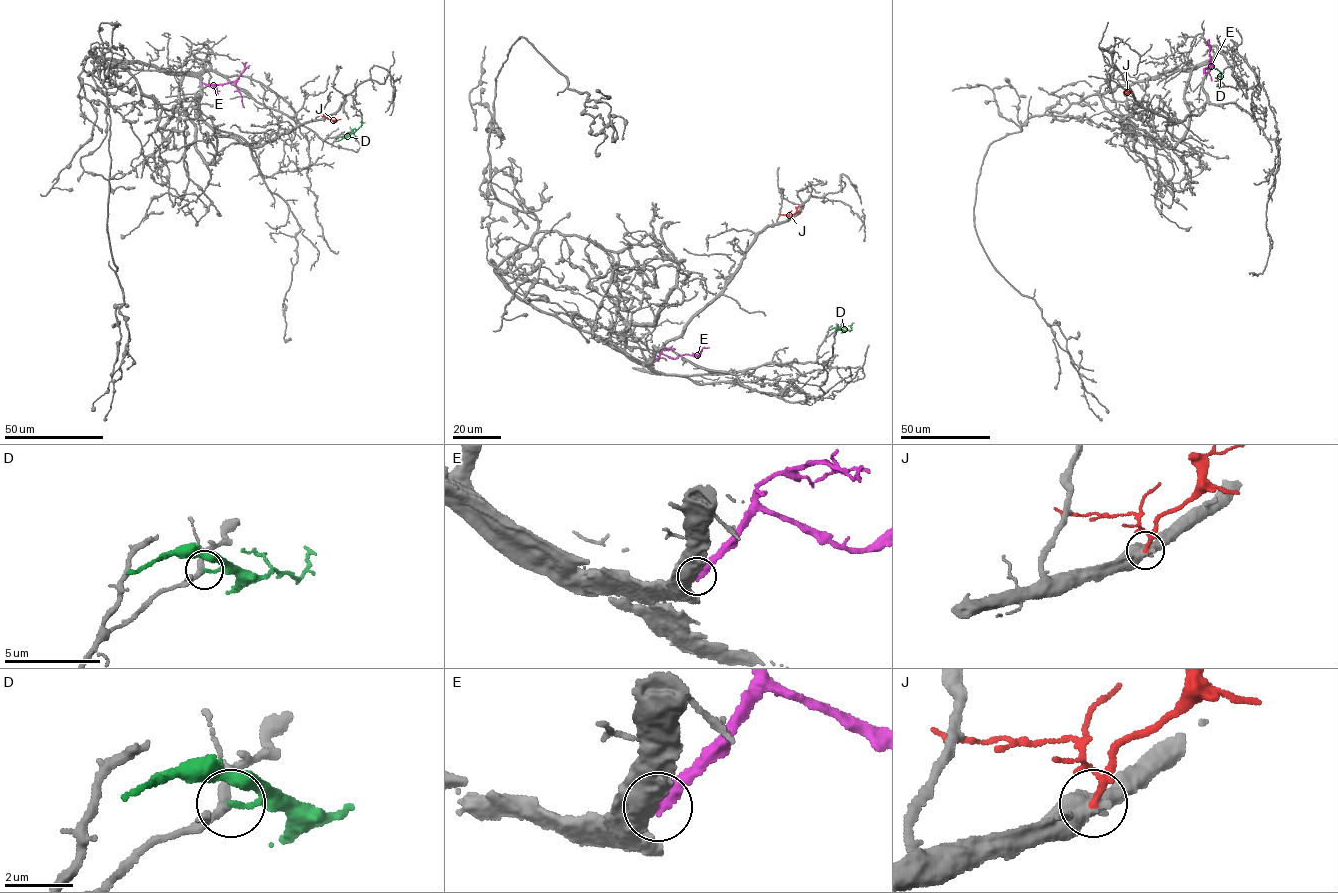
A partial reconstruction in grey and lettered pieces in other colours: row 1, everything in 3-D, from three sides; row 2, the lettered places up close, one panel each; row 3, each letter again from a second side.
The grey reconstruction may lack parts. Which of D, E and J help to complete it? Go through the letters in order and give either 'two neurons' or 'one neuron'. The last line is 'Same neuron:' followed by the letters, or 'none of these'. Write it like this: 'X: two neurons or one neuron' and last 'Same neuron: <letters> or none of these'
D: two neurons
E: two neurons
J: two neurons
Same neuron: none of these

